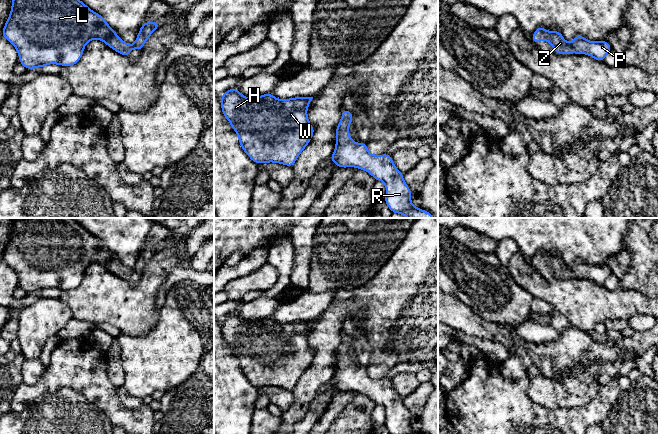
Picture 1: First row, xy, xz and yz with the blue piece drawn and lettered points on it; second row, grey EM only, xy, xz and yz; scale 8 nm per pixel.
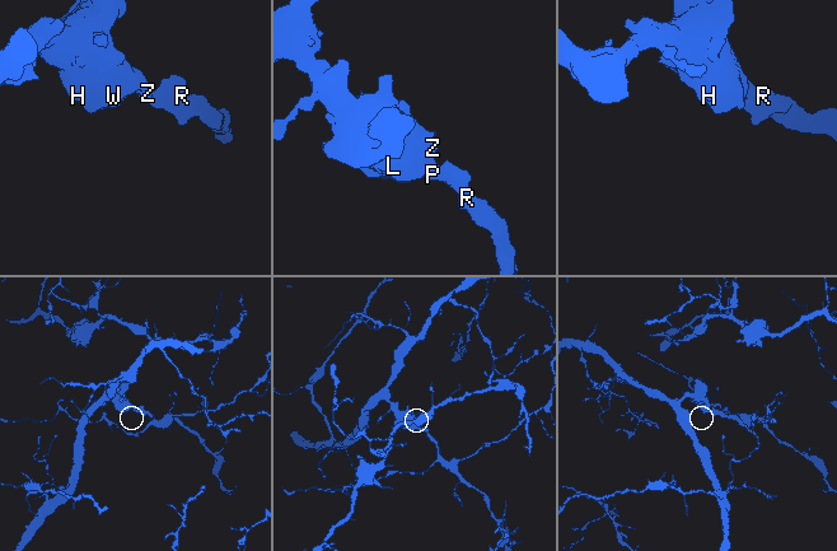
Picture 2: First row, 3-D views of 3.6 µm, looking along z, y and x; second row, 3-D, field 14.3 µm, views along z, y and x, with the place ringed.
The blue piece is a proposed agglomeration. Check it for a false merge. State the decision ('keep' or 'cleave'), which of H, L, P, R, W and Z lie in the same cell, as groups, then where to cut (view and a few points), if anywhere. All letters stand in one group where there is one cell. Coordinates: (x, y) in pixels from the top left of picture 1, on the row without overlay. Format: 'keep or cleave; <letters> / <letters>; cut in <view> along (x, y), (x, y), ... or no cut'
keep; H L P R W Z; no cut

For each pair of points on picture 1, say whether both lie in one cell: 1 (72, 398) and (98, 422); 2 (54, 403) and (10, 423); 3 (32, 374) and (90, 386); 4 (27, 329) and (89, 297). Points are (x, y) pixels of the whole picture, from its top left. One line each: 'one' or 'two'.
1: one
2: one
3: two
4: two

